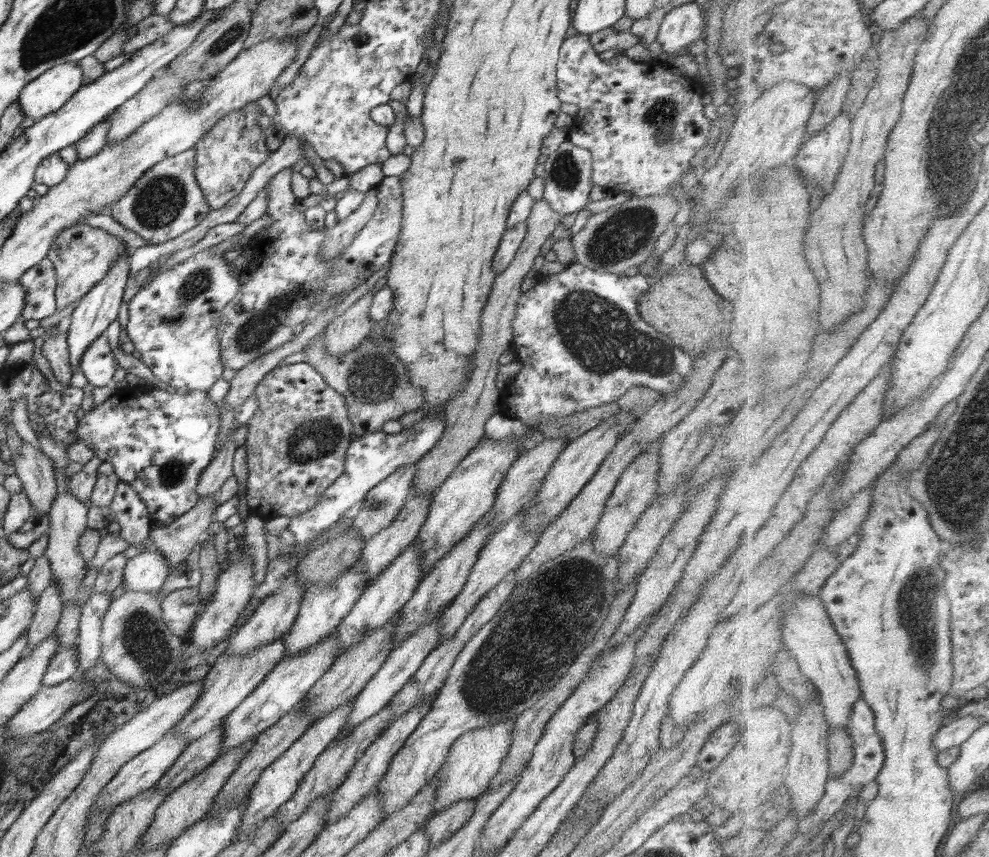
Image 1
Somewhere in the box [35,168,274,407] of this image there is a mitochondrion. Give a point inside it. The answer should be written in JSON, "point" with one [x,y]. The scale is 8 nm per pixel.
{"point":[159,202]}

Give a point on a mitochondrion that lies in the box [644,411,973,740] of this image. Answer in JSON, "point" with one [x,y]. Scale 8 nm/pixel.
{"point":[917,603]}

